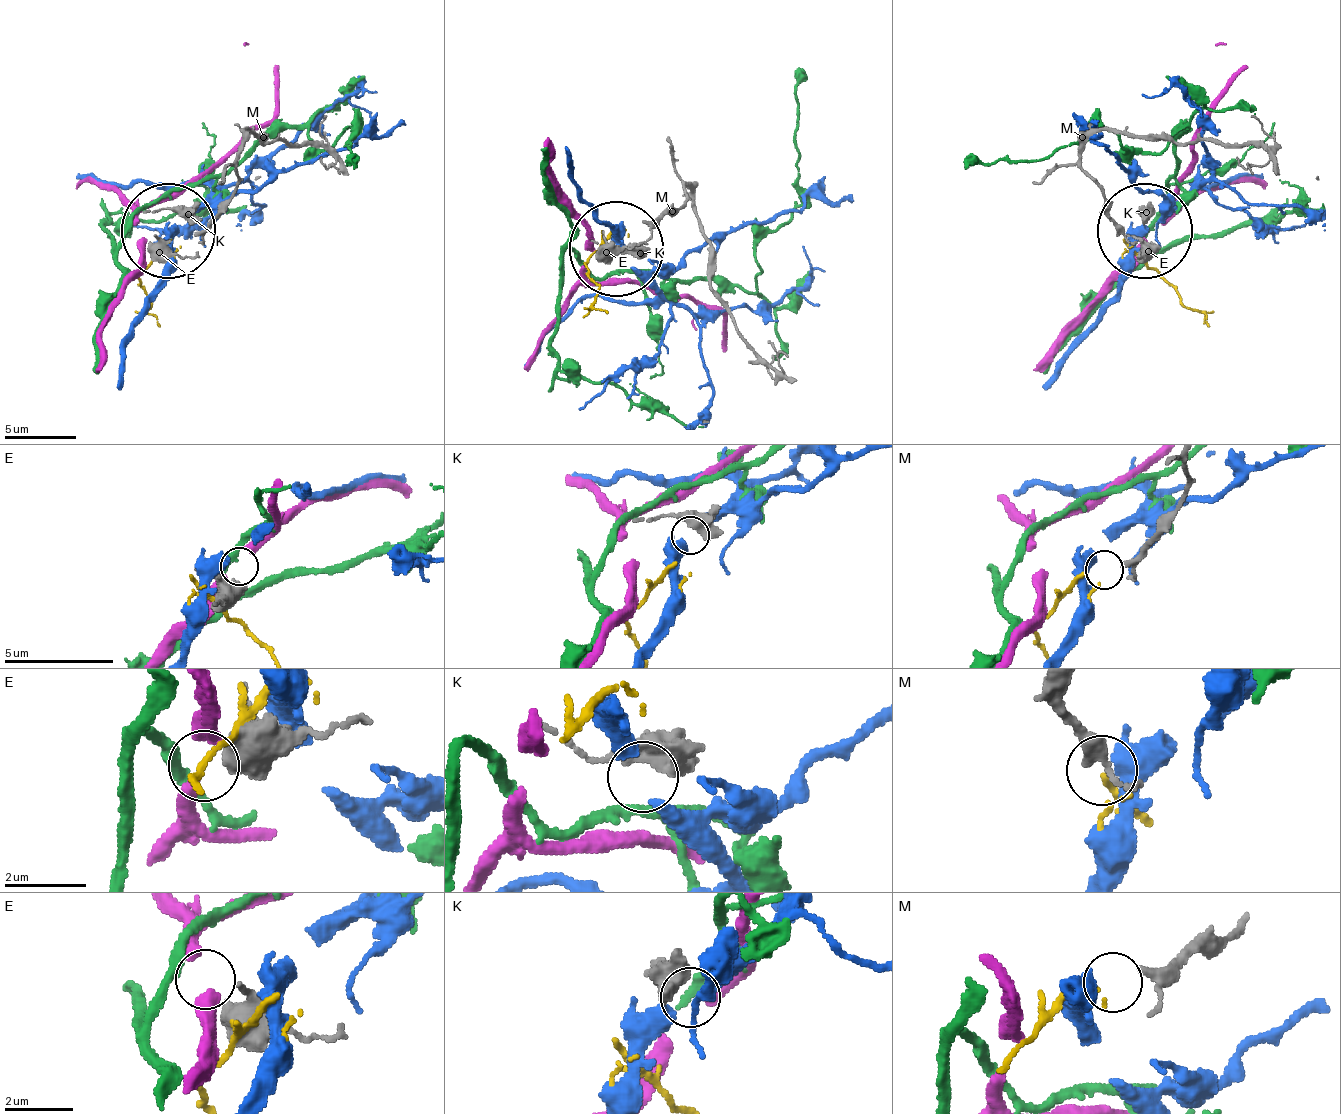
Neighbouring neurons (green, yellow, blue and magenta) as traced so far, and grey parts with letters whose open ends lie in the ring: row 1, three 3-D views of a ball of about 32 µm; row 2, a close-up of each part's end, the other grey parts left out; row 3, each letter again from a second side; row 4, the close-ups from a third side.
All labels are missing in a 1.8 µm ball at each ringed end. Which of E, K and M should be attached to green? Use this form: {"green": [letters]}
{"green": ["E"]}

